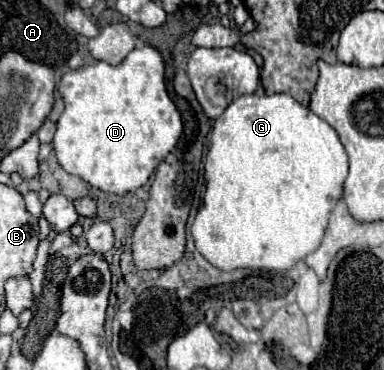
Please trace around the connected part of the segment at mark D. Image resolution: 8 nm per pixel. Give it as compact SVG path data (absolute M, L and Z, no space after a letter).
M150 45L134 49L118 65L94 61L92 65L68 71L64 73L58 89L66 103L66 109L58 119L58 129L52 141L58 163L68 173L82 177L100 191L124 195L142 187L156 171L156 167L164 161L164 157L176 147L182 135L182 117L166 91L162 55L158 53L158 49Z

